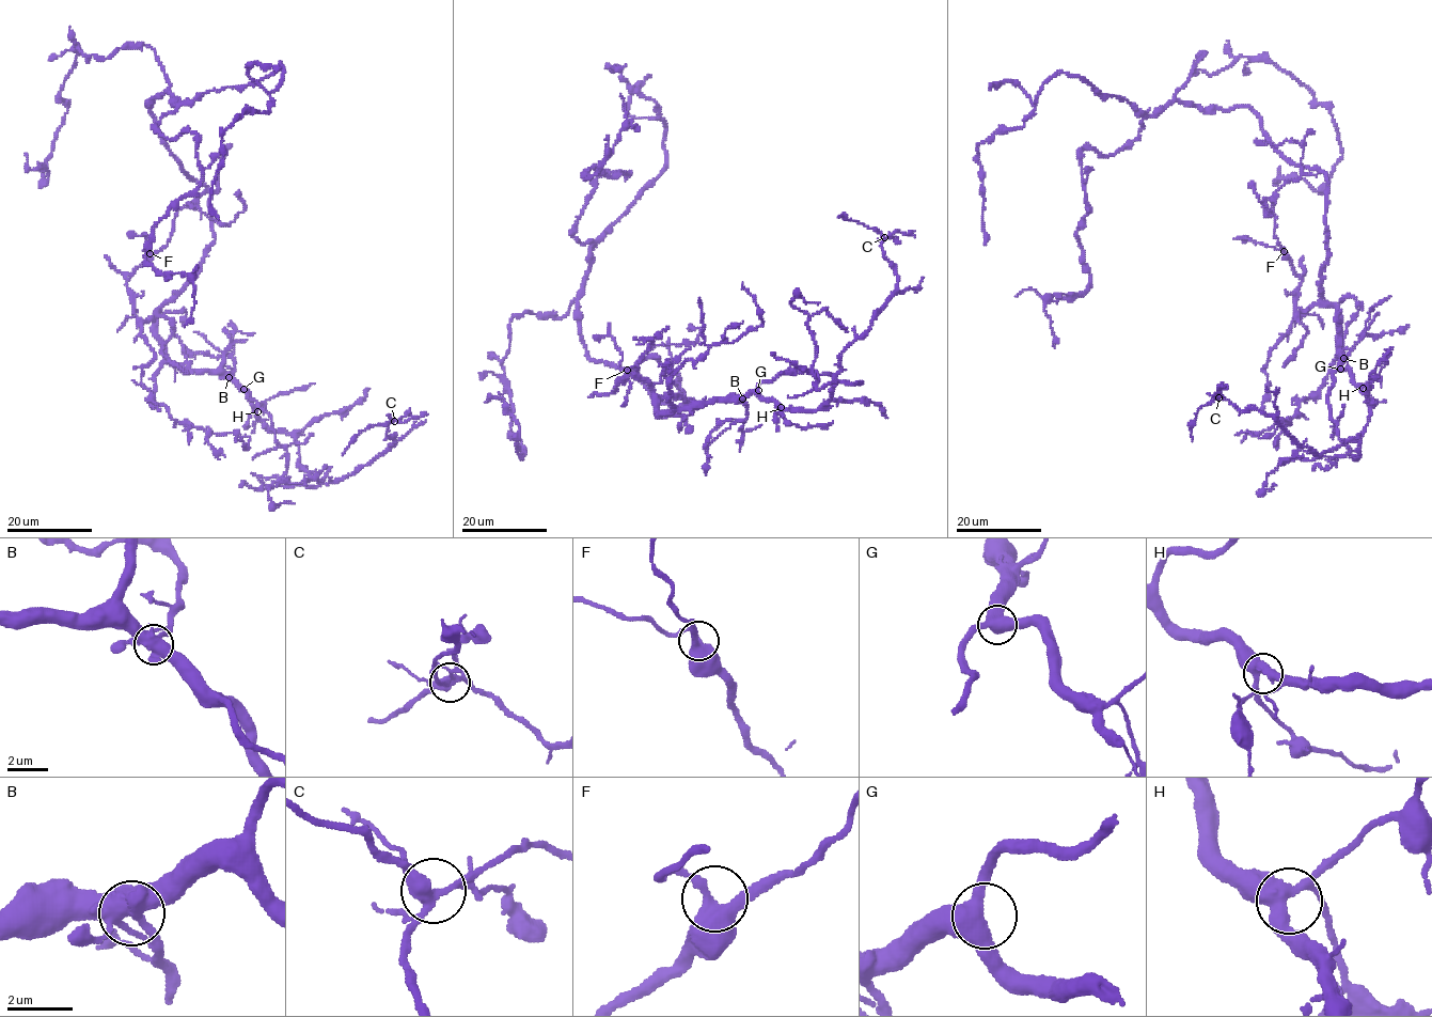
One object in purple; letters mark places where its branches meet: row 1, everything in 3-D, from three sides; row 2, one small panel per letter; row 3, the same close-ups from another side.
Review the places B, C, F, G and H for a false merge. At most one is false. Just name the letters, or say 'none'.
B

